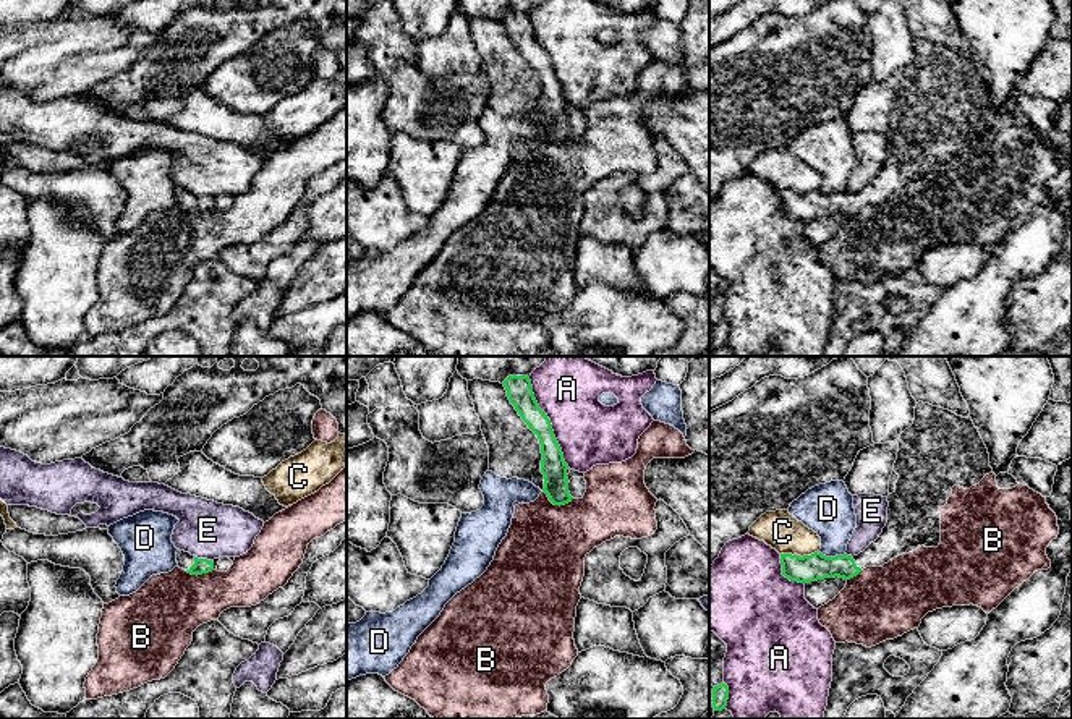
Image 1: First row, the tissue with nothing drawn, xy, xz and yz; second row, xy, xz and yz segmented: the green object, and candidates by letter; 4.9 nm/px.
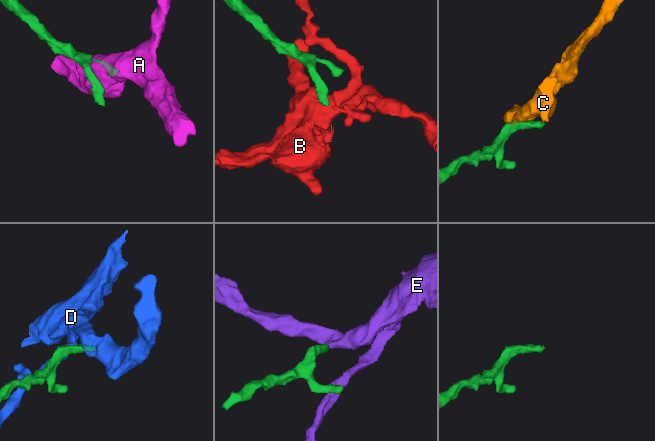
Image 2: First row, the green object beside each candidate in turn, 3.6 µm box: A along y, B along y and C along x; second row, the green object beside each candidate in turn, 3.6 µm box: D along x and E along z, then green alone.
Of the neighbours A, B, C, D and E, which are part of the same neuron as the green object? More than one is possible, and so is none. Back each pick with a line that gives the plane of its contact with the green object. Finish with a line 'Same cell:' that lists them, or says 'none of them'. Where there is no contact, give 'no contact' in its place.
Same cell: none of them

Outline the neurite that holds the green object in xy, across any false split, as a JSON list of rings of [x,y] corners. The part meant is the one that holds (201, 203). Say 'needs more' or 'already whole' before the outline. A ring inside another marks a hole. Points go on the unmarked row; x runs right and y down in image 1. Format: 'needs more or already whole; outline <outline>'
needs more; outline [[[180,186],[177,188],[177,199],[180,206],[186,207],[191,212],[202,212],[202,211],[209,211],[214,207],[212,198],[198,196],[191,193],[189,189],[185,189]]]

